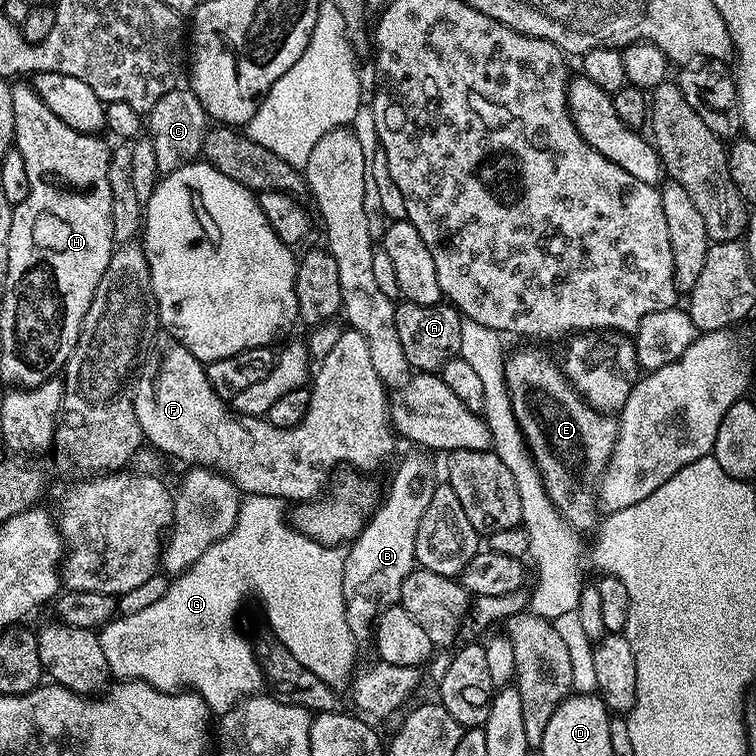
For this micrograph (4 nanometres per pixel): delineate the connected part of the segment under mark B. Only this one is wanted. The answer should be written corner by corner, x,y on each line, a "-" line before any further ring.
420,450
412,451
416,452
410,453
397,466
392,485
388,488
388,497
379,501
376,511
359,536
351,541
344,557
346,622
350,622
350,630
360,642
373,635
380,613
399,601
402,582
406,582
413,568
417,567
414,538
418,538
418,522
422,522
426,506
430,506
438,480
432,477
432,460
428,457
431,455

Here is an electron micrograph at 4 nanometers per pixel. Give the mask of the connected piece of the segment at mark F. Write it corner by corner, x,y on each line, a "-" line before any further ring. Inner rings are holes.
353,328
344,330
341,337
338,338
338,342
331,347
330,354
321,359
318,366
320,366
320,373
317,376
315,373
314,379
310,384
310,410
306,410
306,418
302,418
302,422
293,428
279,428
269,422
267,418
234,414
233,409
226,403
225,397
219,396
214,390
214,386
208,377
208,369
202,361
194,358
194,354
190,354
190,350
186,346
179,344
173,336
160,334
160,337
156,340
156,345
148,352
148,361
145,362
144,369
142,369
143,364
139,369
139,372
141,371
140,393
137,391
132,398
134,414
138,418
138,426
142,426
142,434
149,445
152,443
158,451
165,452
166,455
173,456
176,460
185,460
185,465
215,468
216,471
223,472
224,475
229,476
235,482
241,493
248,496
277,496
277,498
285,502
315,500
325,491
326,485
329,483
328,475
331,474
332,468
338,467
339,464
348,464
344,466
351,466
361,473
368,474
371,468
376,468
379,464
384,464
391,458
392,451
395,450
396,443
398,443
398,437
392,426
389,389
382,382
382,378
378,378
378,370
374,370
374,361
370,358
370,345
358,330

